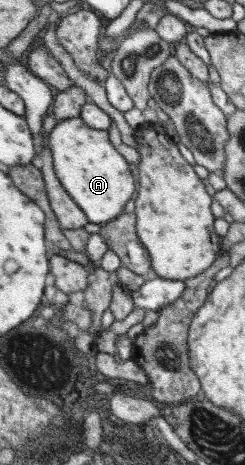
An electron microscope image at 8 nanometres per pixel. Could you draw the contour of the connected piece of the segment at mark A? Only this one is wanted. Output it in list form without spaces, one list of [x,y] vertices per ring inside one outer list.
[[[77,117],[58,121],[48,133],[48,148],[51,152],[54,174],[69,197],[83,211],[89,223],[107,223],[123,212],[123,205],[133,193],[133,177],[125,159],[113,148],[107,138],[107,130],[91,129]]]

